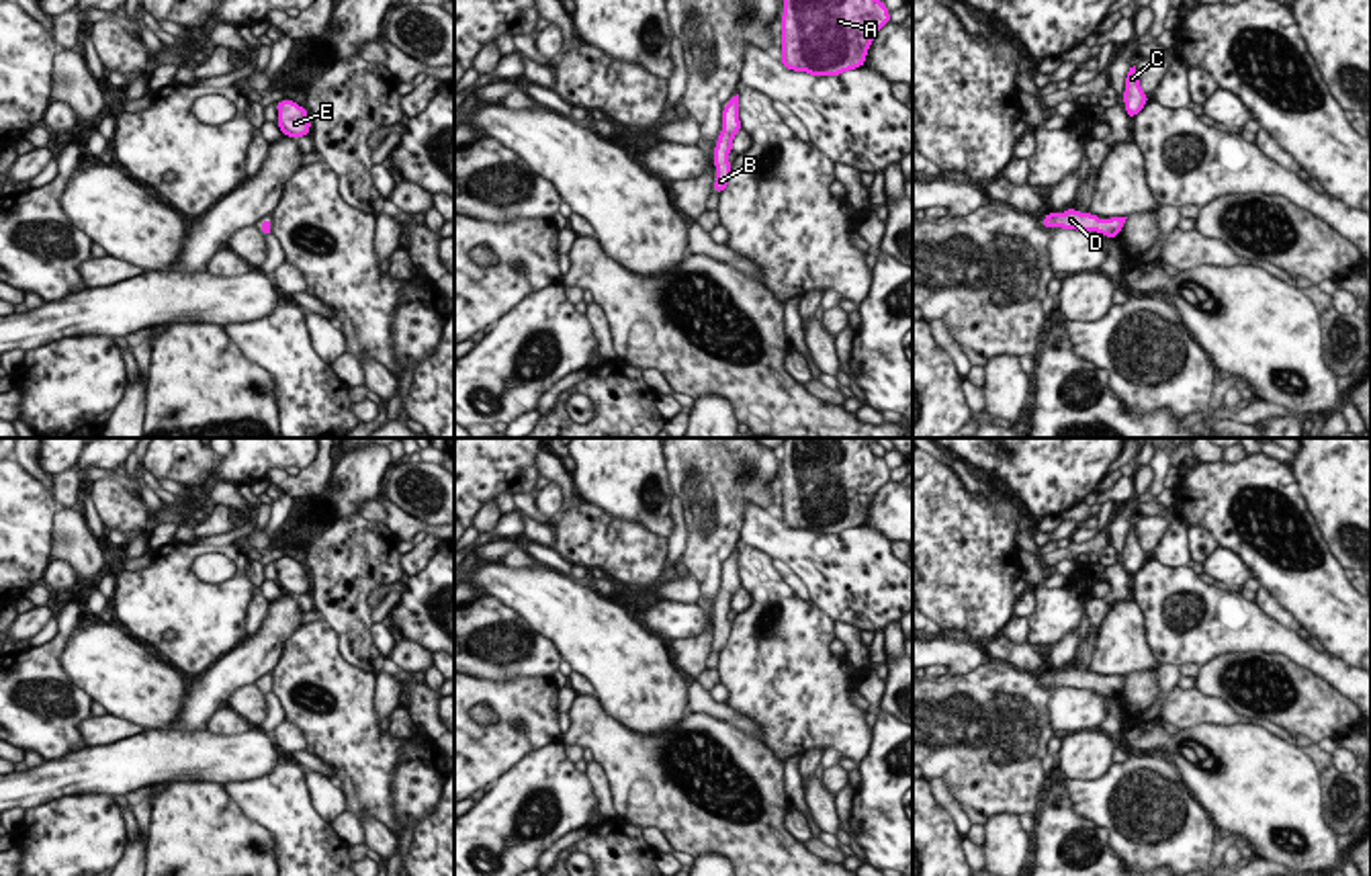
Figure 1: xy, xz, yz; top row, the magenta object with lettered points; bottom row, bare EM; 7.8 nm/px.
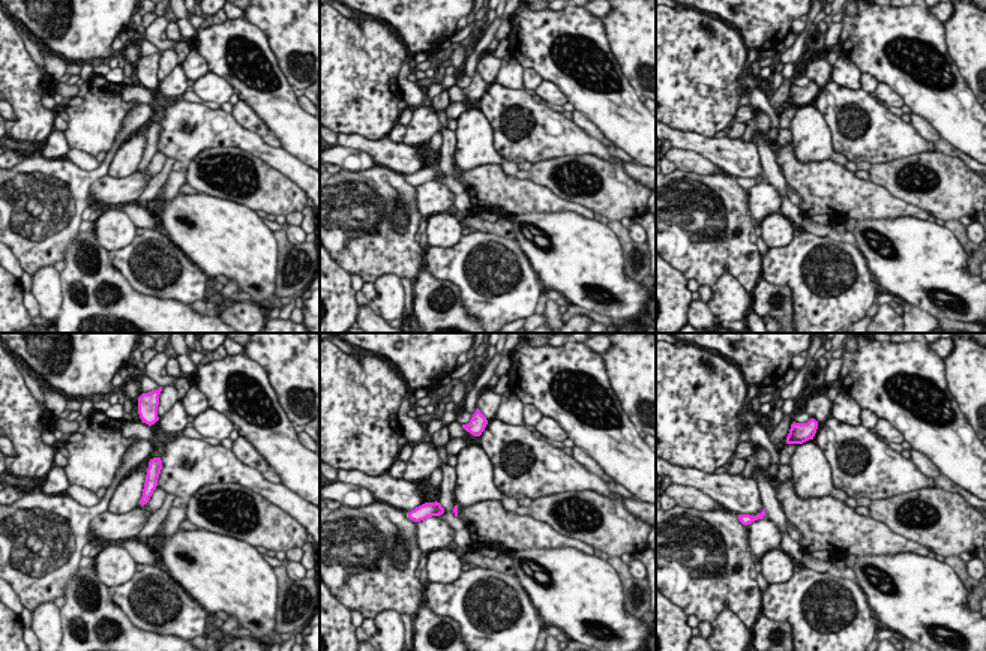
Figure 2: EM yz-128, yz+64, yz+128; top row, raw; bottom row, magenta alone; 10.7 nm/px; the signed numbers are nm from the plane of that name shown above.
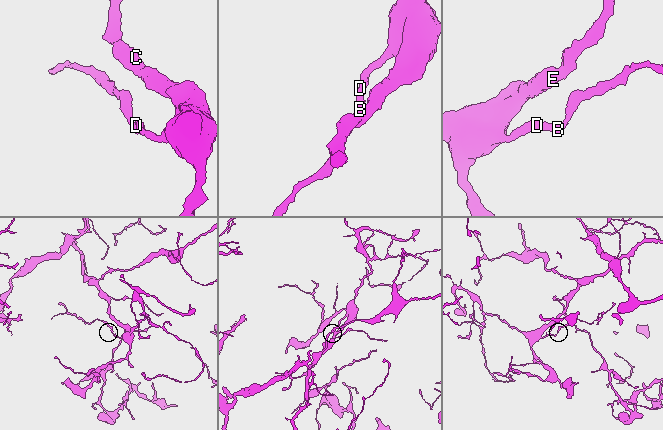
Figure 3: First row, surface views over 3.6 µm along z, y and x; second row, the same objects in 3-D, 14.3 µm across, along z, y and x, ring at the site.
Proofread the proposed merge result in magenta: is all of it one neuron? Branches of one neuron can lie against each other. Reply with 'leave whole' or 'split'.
leave whole

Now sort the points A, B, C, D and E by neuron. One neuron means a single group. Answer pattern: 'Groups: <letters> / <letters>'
Groups: A B C D E.

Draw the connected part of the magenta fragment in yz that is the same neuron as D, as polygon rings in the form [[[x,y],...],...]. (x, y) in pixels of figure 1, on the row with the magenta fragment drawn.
[[[1072,207],[1062,213],[1046,213],[1042,227],[1060,227],[1060,229],[1074,229],[1074,231],[1097,231],[1105,237],[1117,237],[1125,225],[1127,217],[1109,217],[1101,219],[1093,213],[1074,211]]]

